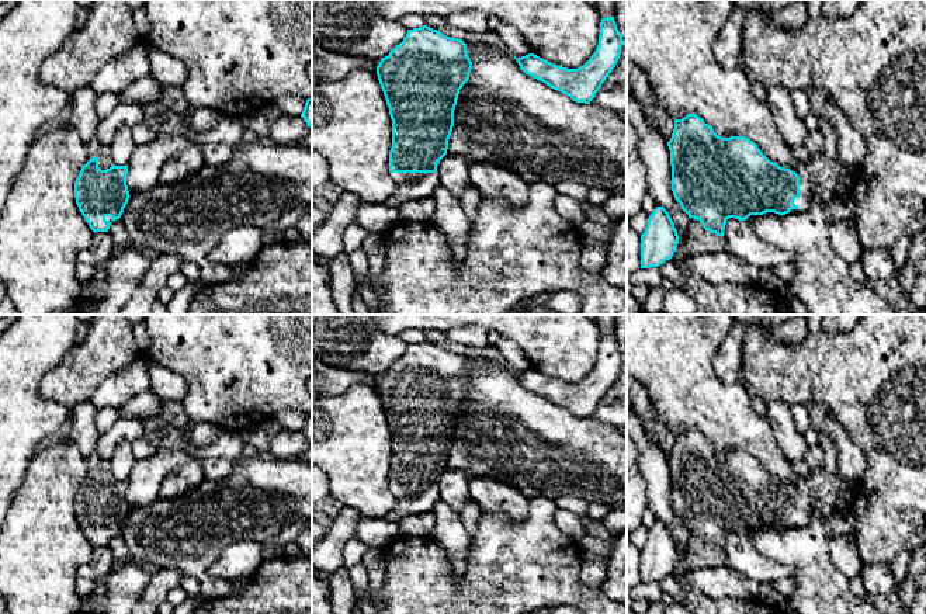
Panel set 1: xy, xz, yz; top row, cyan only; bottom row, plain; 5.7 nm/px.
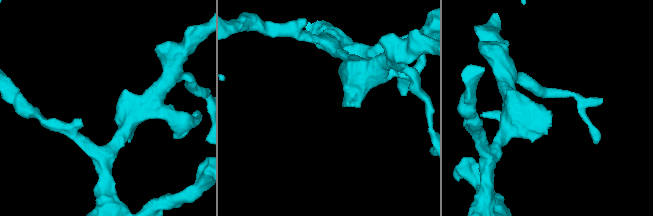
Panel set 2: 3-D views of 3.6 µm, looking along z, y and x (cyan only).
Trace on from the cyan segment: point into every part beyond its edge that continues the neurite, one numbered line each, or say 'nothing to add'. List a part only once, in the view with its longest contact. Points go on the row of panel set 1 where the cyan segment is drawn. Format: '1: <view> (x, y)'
1: yz (821, 174)

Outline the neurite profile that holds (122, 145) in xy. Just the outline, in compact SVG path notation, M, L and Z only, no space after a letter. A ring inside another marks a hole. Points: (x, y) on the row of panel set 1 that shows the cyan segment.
M119 126L111 141L111 159L115 166L128 166L135 149L132 132L129 126Z

